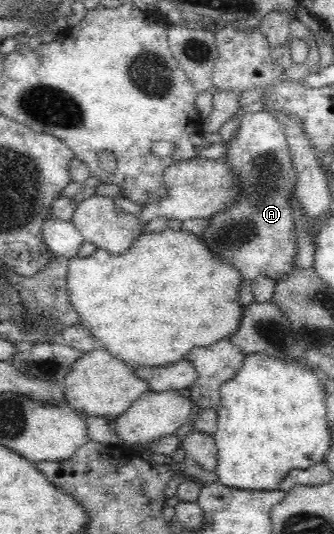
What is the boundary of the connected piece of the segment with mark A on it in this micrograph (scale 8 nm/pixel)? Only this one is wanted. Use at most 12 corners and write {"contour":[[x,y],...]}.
{"contour":[[264,110],[223,141],[236,199],[198,238],[240,285],[294,269],[297,172]]}

